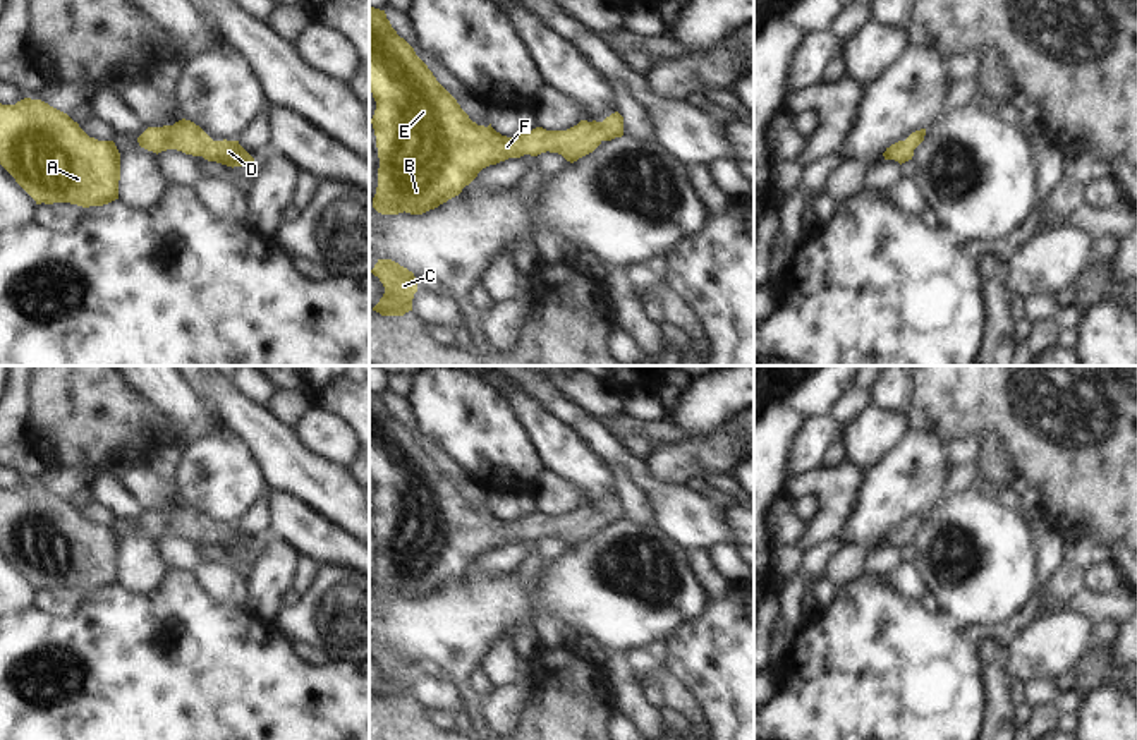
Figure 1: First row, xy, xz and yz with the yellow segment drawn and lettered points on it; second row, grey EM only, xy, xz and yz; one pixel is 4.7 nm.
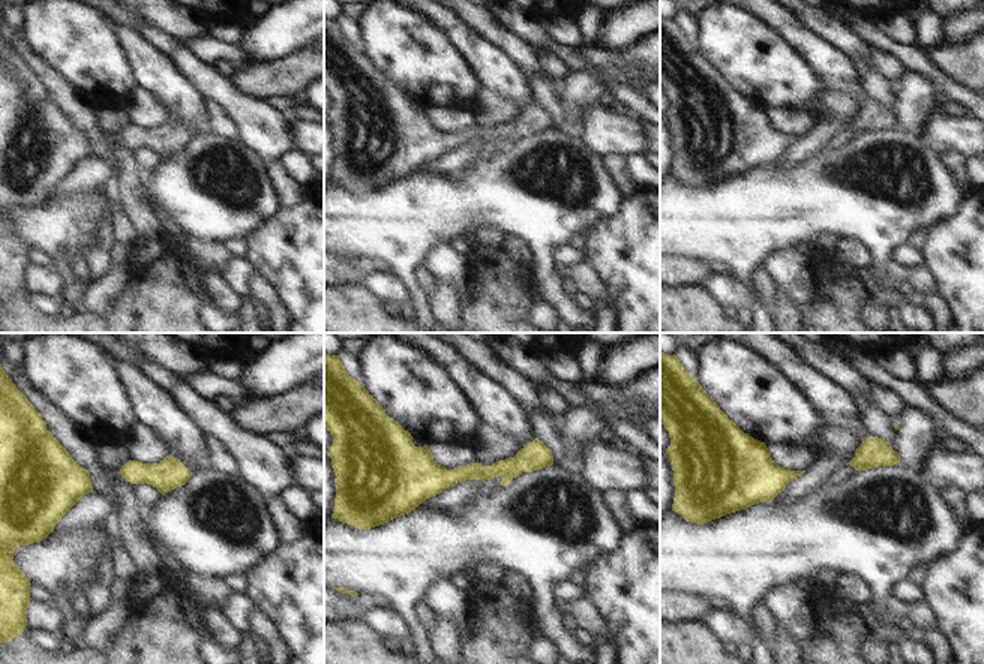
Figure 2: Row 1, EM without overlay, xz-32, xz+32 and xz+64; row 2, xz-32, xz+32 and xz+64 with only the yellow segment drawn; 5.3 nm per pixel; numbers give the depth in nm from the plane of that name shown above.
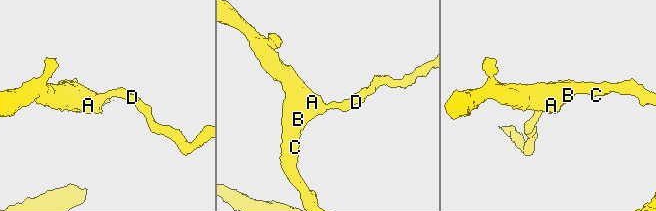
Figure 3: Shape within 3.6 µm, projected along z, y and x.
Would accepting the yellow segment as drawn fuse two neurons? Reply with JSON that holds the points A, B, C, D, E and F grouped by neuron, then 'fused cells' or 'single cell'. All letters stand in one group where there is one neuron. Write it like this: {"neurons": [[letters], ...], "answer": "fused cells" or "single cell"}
{"neurons": [["A", "B", "C", "D", "E", "F"]], "answer": "single cell"}

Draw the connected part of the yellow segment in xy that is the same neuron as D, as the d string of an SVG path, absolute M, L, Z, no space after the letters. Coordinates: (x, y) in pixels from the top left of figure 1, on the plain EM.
M185 503L173 510L148 512L137 522L137 527L141 532L156 539L167 534L177 534L232 553L254 549L254 543L239 525L213 525L199 510Z

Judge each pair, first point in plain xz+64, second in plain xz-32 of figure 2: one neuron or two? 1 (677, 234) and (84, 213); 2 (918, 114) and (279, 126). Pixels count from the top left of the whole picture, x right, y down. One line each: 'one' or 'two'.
1: one
2: two

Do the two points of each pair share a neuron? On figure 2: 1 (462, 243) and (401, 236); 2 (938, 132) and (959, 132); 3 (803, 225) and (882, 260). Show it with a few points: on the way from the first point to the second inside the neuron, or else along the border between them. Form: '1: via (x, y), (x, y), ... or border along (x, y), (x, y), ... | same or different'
1: border along (471, 240), (465, 234), (459, 234), (449, 243) | different
2: via (942, 132), (954, 132) | same
3: via (825, 224), (855, 224), (869, 237) | same

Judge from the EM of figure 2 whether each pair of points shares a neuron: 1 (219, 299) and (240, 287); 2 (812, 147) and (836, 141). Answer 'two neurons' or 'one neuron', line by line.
1: two neurons
2: two neurons

